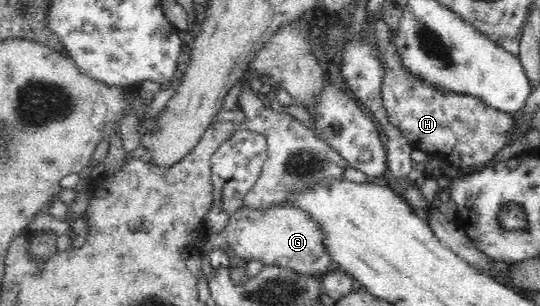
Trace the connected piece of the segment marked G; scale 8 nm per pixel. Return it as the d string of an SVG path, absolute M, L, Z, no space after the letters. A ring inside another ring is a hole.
M290 201L262 210L243 206L230 215L227 227L223 231L208 235L199 249L210 254L214 249L224 249L227 246L234 250L242 264L251 258L257 258L263 265L278 264L302 274L323 276L328 273L331 262L321 226L309 216L309 212L295 208L290 205Z

